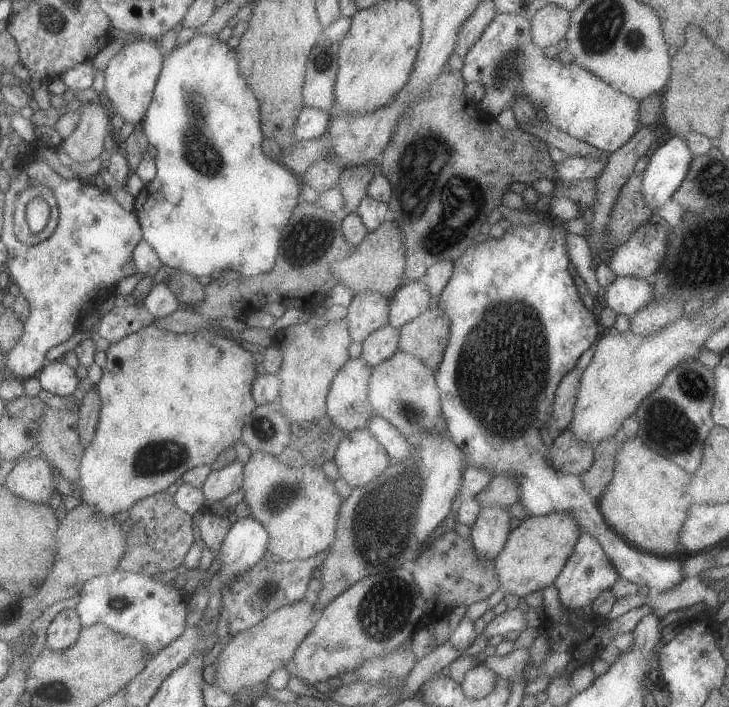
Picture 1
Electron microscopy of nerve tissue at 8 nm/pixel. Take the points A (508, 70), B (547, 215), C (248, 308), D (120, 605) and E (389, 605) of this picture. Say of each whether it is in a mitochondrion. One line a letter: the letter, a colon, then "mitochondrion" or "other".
A: mitochondrion
B: other
C: other
D: mitochondrion
E: mitochondrion

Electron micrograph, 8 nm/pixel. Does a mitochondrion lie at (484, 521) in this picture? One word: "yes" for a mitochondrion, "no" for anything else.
no

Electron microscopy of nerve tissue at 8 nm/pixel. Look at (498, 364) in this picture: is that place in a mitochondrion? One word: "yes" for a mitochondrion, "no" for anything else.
yes

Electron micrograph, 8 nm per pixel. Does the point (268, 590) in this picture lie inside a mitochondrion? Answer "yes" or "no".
no

